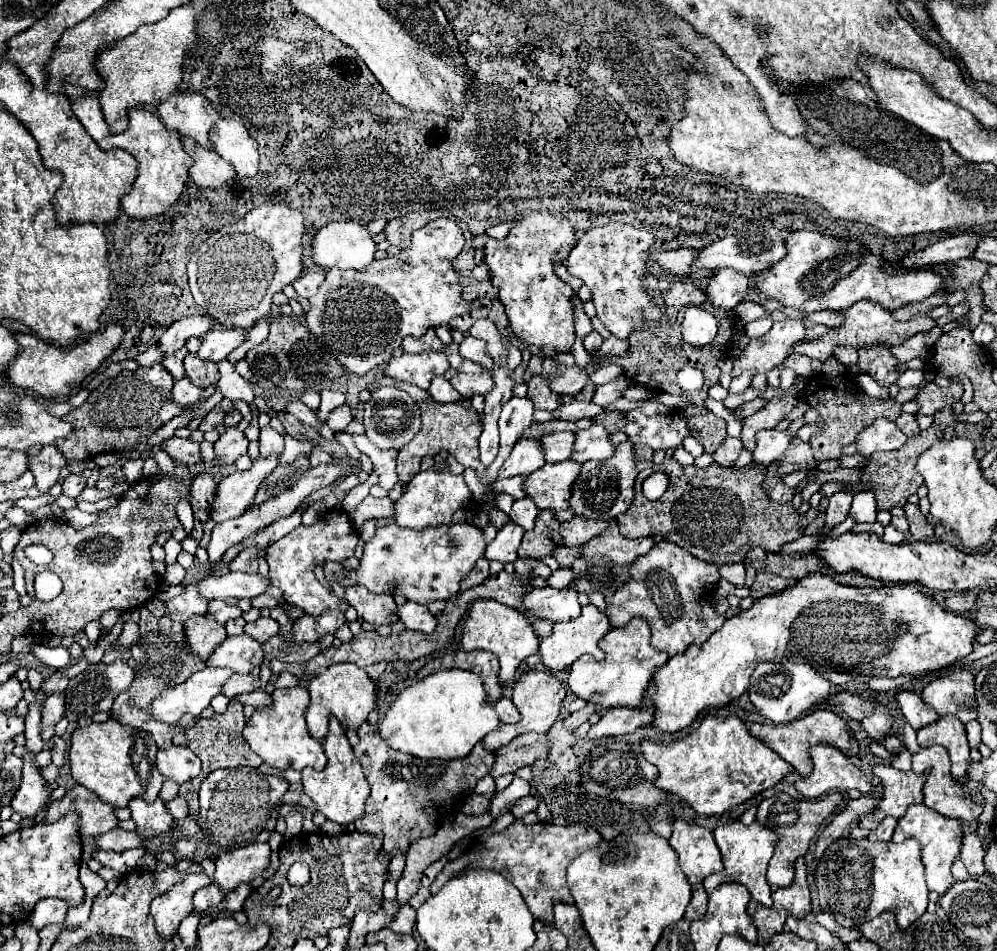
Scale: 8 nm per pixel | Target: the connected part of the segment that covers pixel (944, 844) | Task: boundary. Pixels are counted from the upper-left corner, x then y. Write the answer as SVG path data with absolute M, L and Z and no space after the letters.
M916 804L916 806L908 806L908 812L898 820L898 826L894 830L892 842L902 842L906 838L916 838L920 842L922 848L922 862L926 868L926 884L928 890L934 890L938 894L944 894L952 884L952 874L950 874L950 866L954 862L954 858L958 856L960 844L962 844L962 822L954 820L954 818L946 818L934 810L930 810L924 804Z

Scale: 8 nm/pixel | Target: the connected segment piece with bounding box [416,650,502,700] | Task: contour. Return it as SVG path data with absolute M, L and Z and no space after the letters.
M458 650L458 652L446 654L444 658L432 660L416 676L424 678L424 676L430 676L432 672L438 672L438 670L444 670L444 668L472 670L472 672L480 674L480 678L484 682L484 688L486 688L486 694L490 698L498 700L502 696L502 686L498 682L498 664L496 662L498 662L498 658L490 652L486 652L486 650L472 650L472 652Z

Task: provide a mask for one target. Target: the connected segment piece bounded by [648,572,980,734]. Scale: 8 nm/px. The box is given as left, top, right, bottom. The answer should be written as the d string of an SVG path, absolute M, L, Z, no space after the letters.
M812 572L776 596L754 600L750 610L728 618L704 646L688 646L686 652L672 656L652 674L654 720L648 724L664 734L676 734L690 726L704 708L724 708L748 690L748 678L758 662L782 662L784 656L802 656L812 666L834 668L838 672L854 672L856 676L922 676L952 666L972 652L972 642L980 628L974 620L948 612L936 604L932 596L922 594L916 586L884 586L856 588L838 584L832 576Z

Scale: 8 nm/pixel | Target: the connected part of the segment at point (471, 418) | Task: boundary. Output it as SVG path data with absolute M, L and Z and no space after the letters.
M398 382L398 388L406 390L414 402L418 404L418 408L422 410L422 430L416 434L416 438L398 452L398 460L396 460L396 472L400 482L408 484L408 480L412 476L416 476L416 472L420 472L420 458L424 456L436 456L440 452L448 452L456 458L456 462L460 462L464 468L474 468L478 474L478 480L484 480L484 472L486 466L480 462L480 452L478 452L478 438L482 434L482 418L476 410L468 410L464 408L460 402L450 402L450 404L440 404L434 402L432 396L428 394L428 390L416 388L412 384L406 382Z

